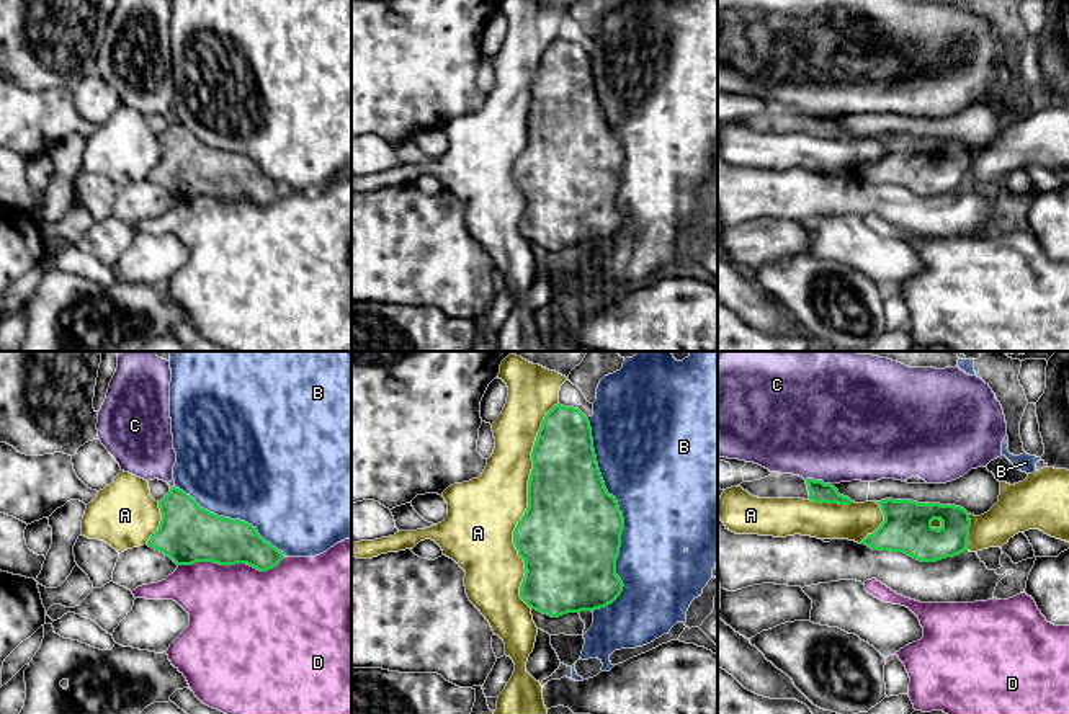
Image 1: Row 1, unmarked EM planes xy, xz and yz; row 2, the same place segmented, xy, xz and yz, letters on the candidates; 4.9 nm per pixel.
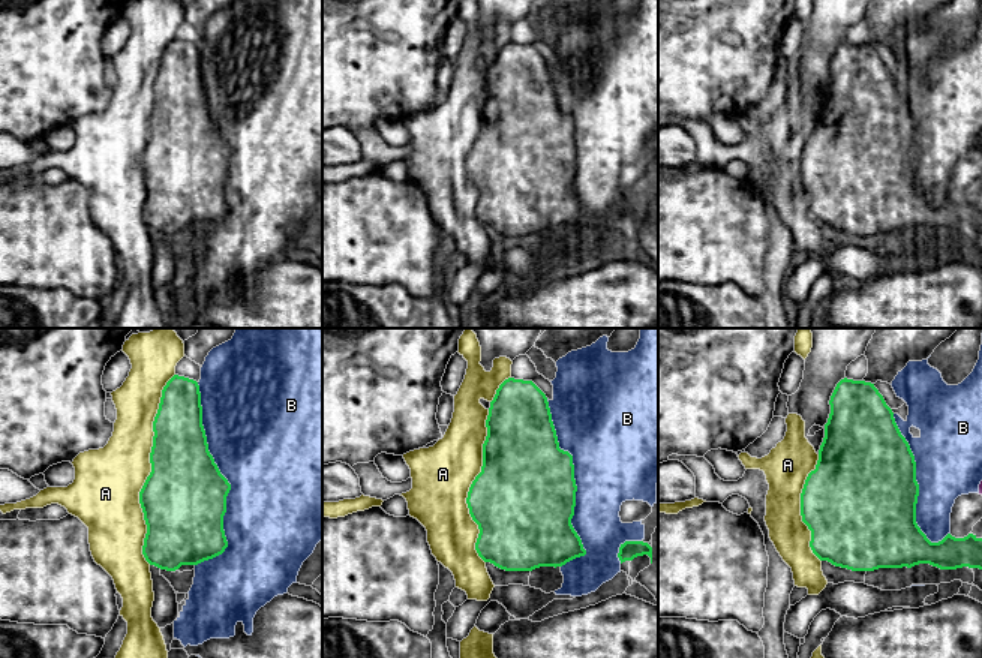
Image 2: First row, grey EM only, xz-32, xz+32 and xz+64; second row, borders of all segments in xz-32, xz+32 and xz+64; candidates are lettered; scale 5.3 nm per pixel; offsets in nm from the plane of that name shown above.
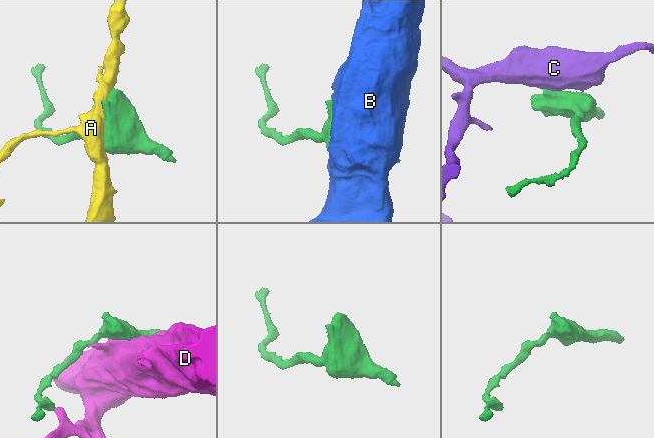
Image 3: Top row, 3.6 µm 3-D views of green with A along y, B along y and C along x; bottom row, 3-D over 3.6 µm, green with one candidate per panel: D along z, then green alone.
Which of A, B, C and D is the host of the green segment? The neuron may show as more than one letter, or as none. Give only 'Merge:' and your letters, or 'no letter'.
Merge: C

